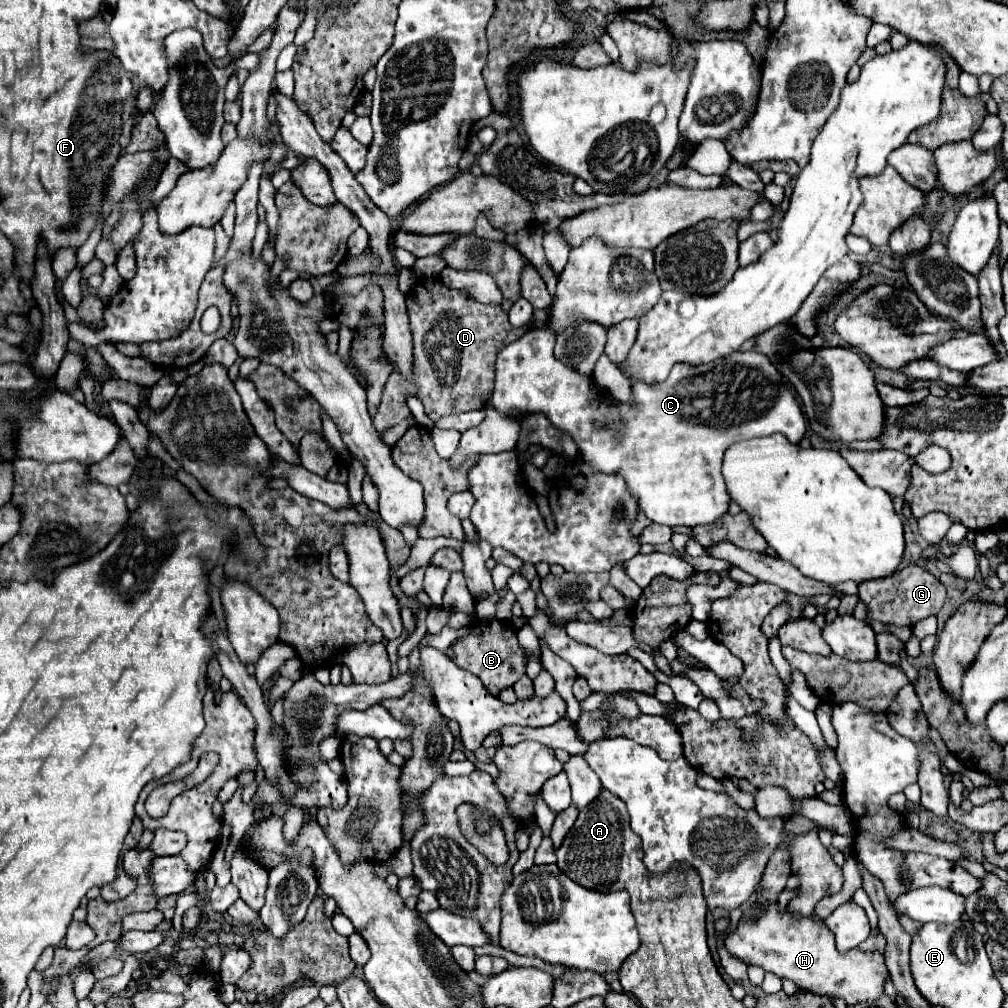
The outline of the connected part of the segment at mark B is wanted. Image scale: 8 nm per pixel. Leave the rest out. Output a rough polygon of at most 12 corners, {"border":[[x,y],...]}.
{"border":[[475,624],[453,660],[497,696],[525,674],[513,626]]}

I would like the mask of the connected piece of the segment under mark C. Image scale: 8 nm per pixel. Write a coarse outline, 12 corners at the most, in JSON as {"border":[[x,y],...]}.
{"border":[[531,328],[491,405],[549,416],[657,524],[727,512],[731,444],[807,426],[759,352],[631,380],[633,404]]}

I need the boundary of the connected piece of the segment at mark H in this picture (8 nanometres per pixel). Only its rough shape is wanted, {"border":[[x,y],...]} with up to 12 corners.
{"border":[[777,904],[739,926],[727,952],[803,990],[877,1000],[881,952],[841,954],[823,922]]}

